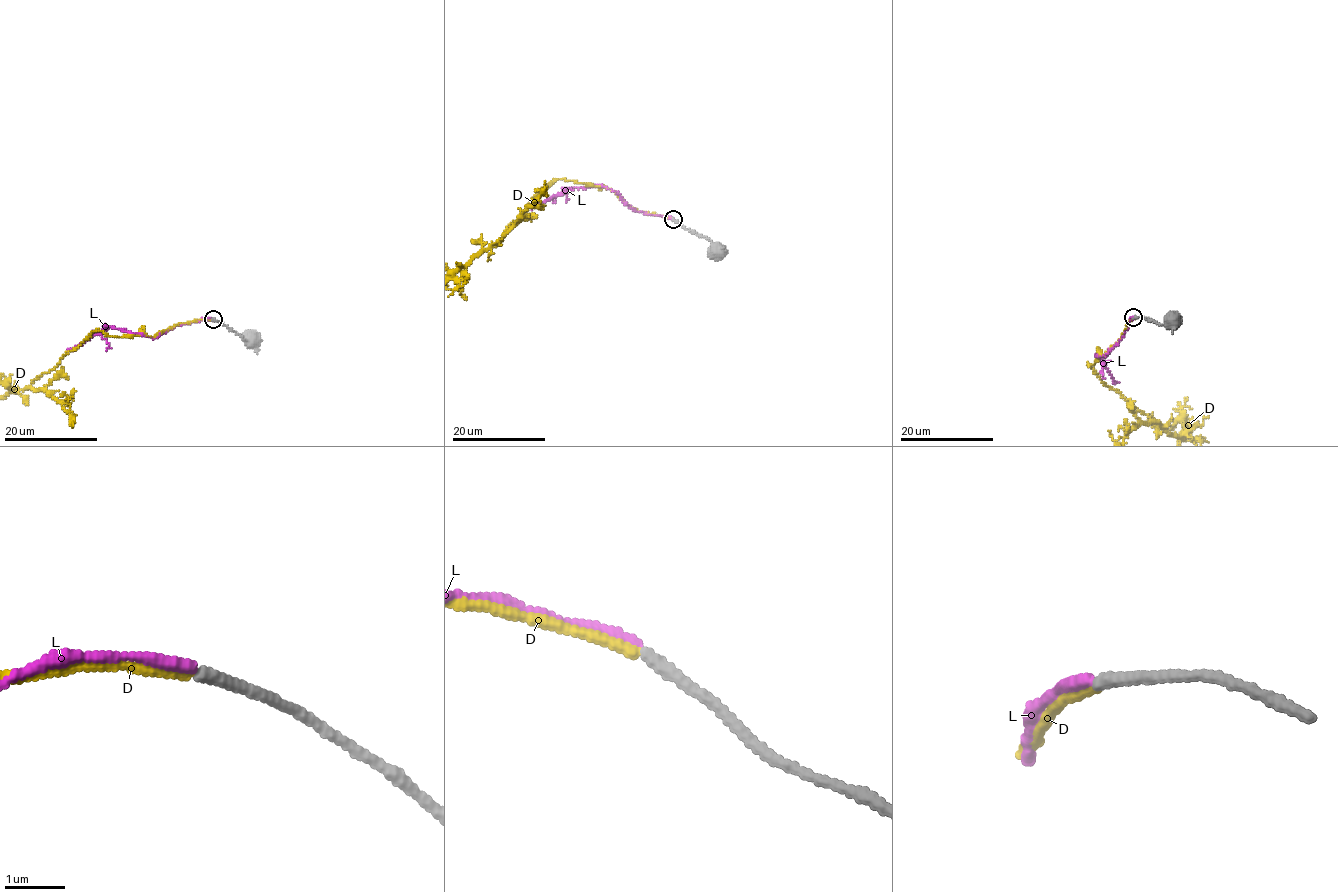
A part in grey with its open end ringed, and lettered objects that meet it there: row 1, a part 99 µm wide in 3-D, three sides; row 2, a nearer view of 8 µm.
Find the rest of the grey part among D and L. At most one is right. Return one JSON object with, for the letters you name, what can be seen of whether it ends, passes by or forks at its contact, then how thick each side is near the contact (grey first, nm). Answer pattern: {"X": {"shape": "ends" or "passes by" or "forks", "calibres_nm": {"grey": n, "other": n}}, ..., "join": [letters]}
{"D": {"shape": "ends", "calibres_nm": {"grey": 200, "other": 180}}, "join": ["D"]}

